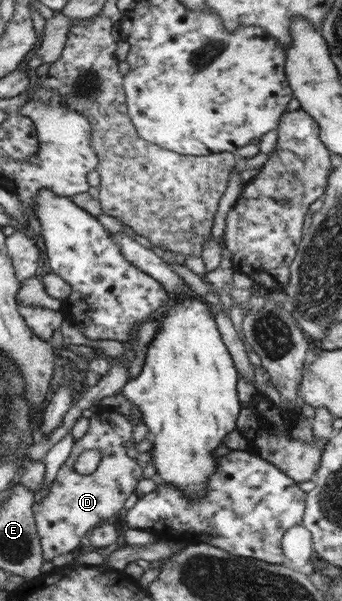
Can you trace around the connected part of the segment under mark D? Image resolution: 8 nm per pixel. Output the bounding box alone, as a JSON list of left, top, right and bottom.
[33,409,143,561]

